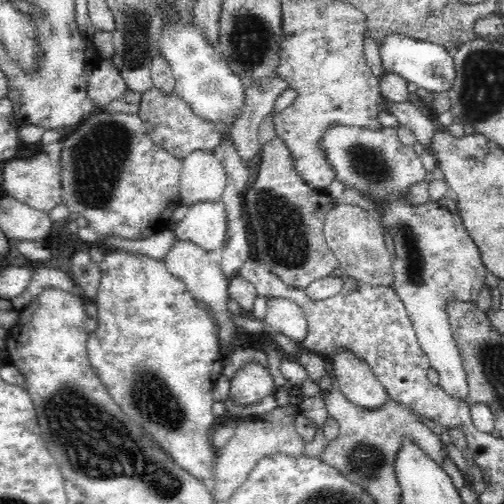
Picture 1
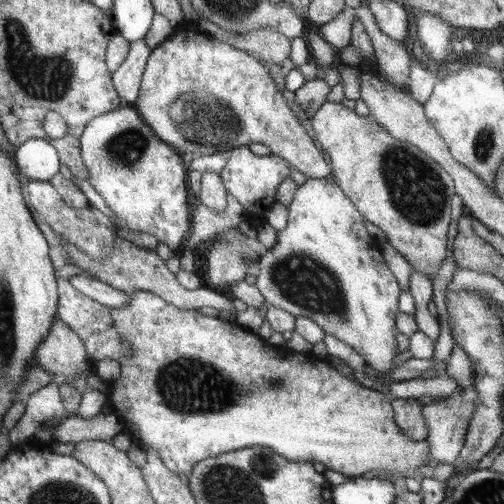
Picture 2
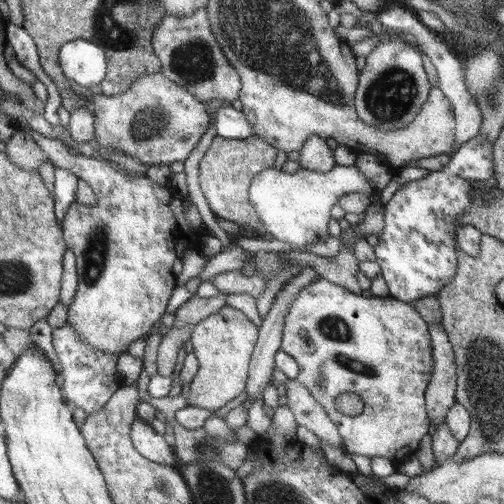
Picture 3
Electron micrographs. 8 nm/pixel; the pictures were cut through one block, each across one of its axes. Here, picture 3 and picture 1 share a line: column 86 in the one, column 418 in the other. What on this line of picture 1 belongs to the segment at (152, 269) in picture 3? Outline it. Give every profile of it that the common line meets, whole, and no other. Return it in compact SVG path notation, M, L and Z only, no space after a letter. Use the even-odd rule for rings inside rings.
M332 128L328 136L324 136L324 154L328 154L328 162L336 166L338 182L344 182L346 188L364 194L372 202L380 202L380 214L374 210L370 214L380 220L380 226L384 226L384 232L390 232L394 242L396 260L392 264L392 288L400 294L418 342L428 354L432 368L440 374L440 388L454 400L468 402L468 374L450 330L448 306L456 300L476 302L486 286L484 278L488 268L480 260L480 250L466 232L460 212L450 214L450 210L432 200L420 206L400 200L410 186L424 182L428 172L422 166L422 156L400 142L396 128L380 128L380 132Z

